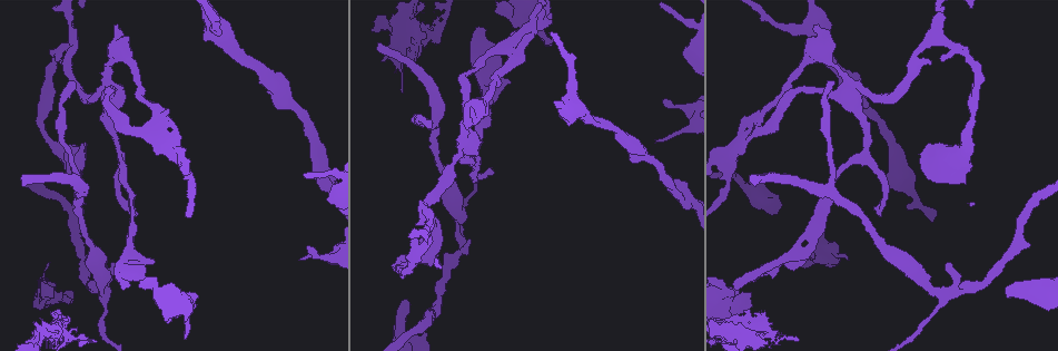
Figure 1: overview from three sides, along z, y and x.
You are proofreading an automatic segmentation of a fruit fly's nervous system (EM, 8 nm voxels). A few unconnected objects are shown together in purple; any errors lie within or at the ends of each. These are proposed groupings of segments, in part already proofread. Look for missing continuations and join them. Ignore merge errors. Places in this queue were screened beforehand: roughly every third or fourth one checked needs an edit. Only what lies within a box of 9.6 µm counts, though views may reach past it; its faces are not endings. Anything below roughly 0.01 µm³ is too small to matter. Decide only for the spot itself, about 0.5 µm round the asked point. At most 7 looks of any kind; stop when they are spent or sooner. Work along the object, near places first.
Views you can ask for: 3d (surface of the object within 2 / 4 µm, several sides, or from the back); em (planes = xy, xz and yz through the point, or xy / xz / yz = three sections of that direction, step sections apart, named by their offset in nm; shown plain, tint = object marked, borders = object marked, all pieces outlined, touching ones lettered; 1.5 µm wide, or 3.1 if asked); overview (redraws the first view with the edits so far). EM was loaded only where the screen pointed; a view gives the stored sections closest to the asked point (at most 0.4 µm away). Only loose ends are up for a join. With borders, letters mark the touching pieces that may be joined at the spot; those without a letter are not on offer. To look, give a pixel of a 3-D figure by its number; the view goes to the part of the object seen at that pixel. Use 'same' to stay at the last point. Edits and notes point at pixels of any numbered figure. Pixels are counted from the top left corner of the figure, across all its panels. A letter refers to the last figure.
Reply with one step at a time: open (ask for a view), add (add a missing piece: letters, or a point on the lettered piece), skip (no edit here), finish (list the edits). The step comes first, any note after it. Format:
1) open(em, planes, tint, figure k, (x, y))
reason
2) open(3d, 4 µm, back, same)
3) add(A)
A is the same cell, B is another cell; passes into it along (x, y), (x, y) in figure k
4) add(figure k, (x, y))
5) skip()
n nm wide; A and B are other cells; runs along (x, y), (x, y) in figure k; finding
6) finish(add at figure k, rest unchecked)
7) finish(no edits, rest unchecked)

open(em, planes, borders, figure 1, (750, 306))

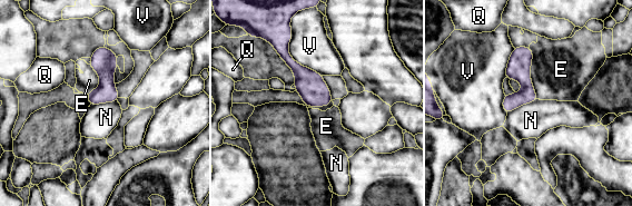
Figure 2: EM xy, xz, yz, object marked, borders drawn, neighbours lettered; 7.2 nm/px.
skip()
E, N, Q and V are other cells; border along (537, 98), (506, 114) in figure 2; no lettered piece goes on from it

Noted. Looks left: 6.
open(em, planes, borders, figure 1, (24, 183))
branch stops here

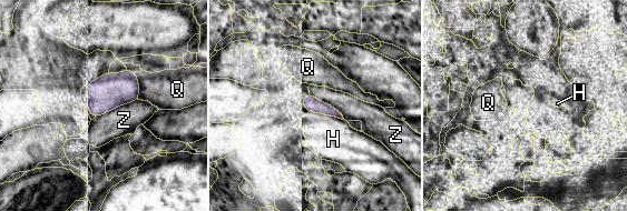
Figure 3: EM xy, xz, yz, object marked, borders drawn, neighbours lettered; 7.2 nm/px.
skip()
H, Q and Z are other cells; border along (137, 99), (120, 104), (95, 118) in figure 3; none of them fits

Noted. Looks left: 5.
open(em, planes, borders, figure 1, (311, 246))
free end

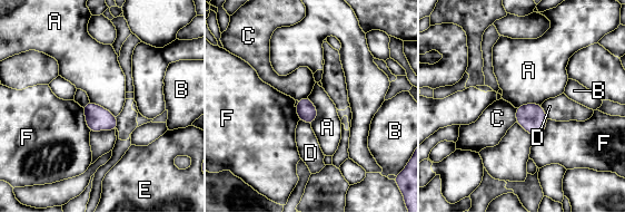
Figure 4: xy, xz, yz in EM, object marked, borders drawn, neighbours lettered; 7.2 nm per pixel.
skip()
A, B, C, D, E and F are other cells; border along (308, 96), (317, 109), (311, 124) in figure 4; none of them fits

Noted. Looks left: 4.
finish(no edits, rest unchecked)

